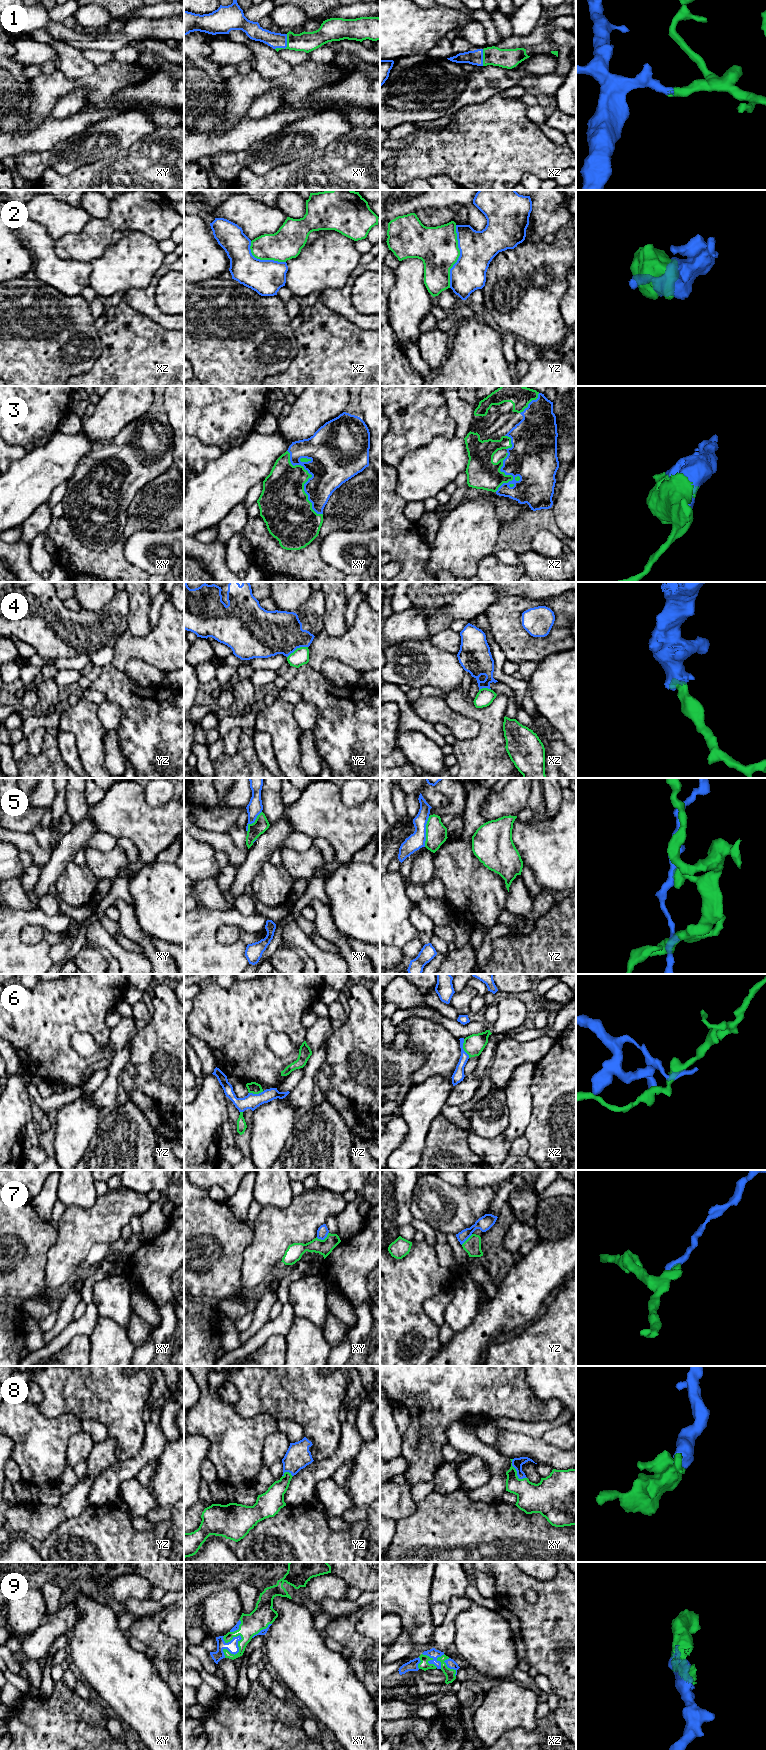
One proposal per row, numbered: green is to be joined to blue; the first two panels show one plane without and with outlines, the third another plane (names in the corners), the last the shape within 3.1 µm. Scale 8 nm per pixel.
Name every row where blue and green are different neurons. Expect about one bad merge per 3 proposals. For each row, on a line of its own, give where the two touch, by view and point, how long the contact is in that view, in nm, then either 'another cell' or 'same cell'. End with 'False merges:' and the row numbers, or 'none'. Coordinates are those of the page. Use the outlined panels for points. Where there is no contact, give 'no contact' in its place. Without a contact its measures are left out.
1: contact xy (286, 46); length 160 nm; same cell
2: contact yz (459, 256); length 500 nm; another cell
3: contact xy (308, 480); length 600 nm; same cell
4: contact yz (297, 647); length 190 nm; another cell
5: contact yz (425, 831); length 260 nm; another cell
6: contact xz (462, 1048); length 160 nm; another cell
7: contact xy (323, 1239); length 110 nm; another cell
8: contact xy (517, 1474); length 180 nm; same cell
9: contact xy (235, 1653); length 220 nm; same cell
False merges: 2, 4, 5, 6, 7

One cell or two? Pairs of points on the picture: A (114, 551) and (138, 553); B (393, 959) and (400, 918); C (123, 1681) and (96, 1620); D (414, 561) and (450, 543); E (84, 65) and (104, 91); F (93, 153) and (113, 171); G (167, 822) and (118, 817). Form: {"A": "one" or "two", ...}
{"A": "two", "B": "two", "C": "one", "D": "two", "E": "two", "F": "two", "G": "one"}

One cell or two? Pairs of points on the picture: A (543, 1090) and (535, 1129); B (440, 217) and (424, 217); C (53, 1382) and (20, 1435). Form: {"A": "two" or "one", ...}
{"A": "one", "B": "one", "C": "two"}

